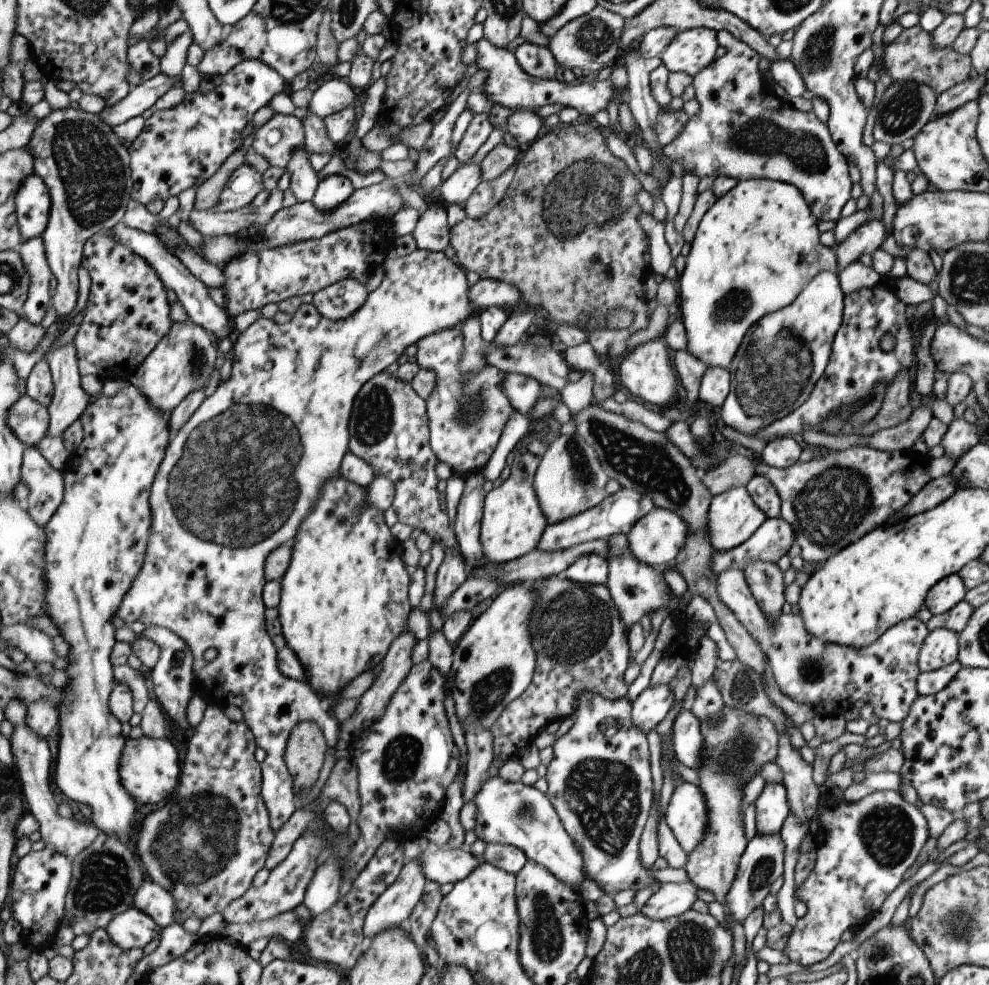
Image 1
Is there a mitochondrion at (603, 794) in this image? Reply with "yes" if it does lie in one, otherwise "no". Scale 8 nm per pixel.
yes

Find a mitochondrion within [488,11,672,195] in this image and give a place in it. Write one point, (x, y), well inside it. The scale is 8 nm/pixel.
(594, 37)

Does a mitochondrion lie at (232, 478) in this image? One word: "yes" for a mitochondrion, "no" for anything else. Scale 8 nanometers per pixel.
yes

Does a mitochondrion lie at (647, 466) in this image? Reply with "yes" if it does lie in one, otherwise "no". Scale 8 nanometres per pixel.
yes

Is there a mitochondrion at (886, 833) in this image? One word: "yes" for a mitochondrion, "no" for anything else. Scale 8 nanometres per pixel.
yes

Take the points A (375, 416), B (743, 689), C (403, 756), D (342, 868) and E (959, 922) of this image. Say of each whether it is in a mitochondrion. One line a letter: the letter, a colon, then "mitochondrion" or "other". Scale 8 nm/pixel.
A: mitochondrion
B: mitochondrion
C: mitochondrion
D: other
E: mitochondrion

